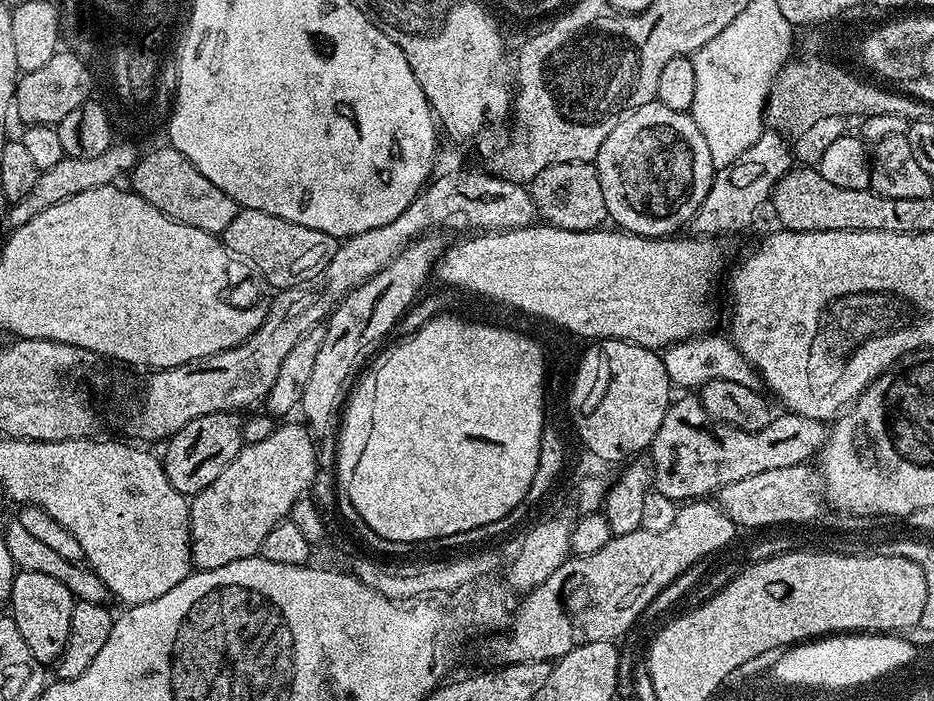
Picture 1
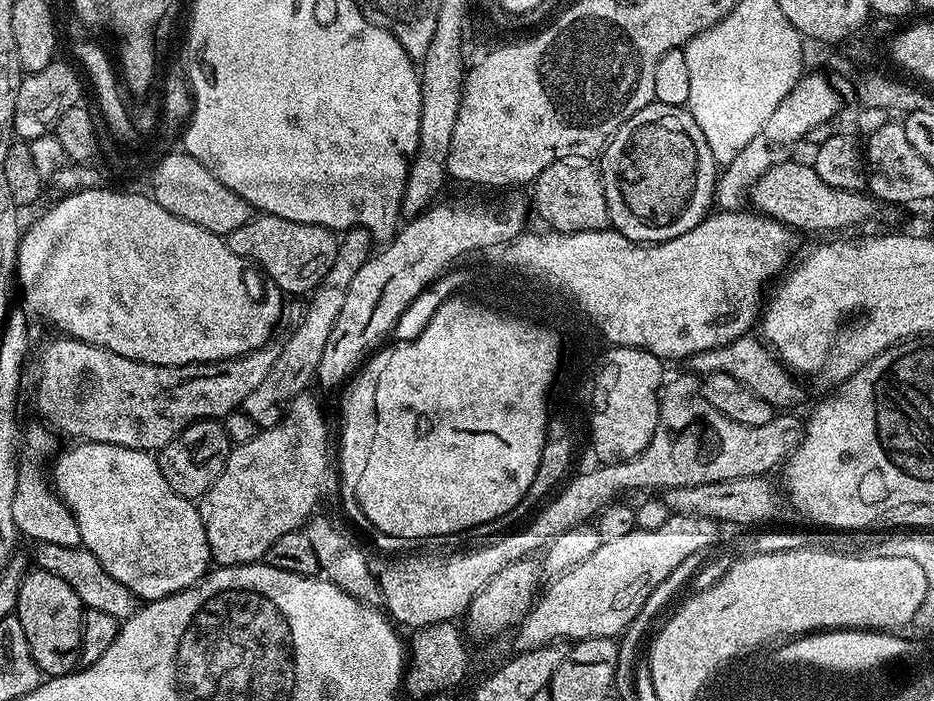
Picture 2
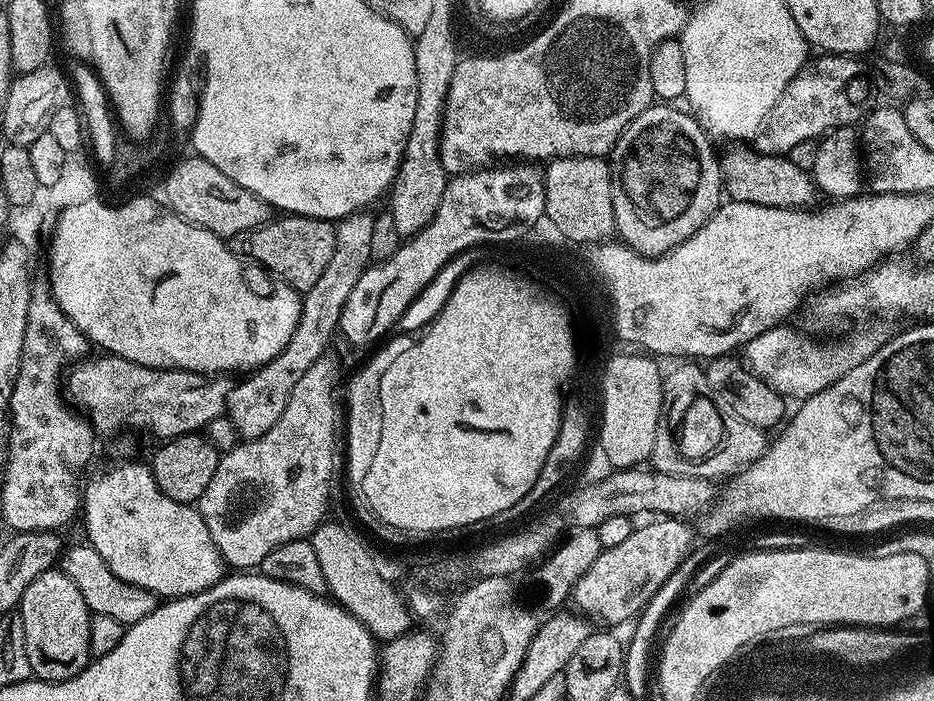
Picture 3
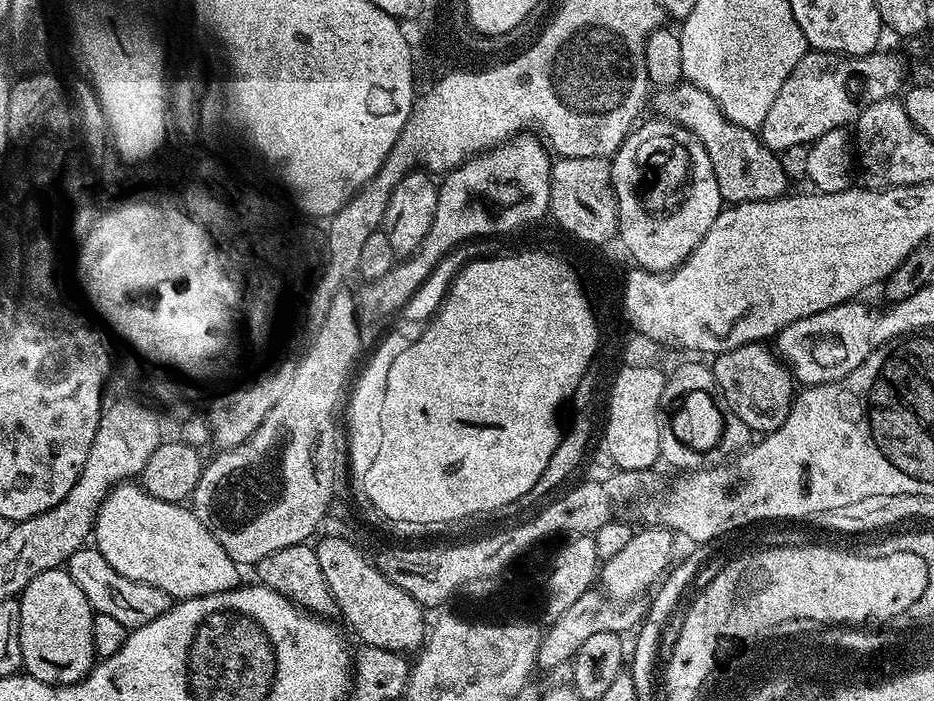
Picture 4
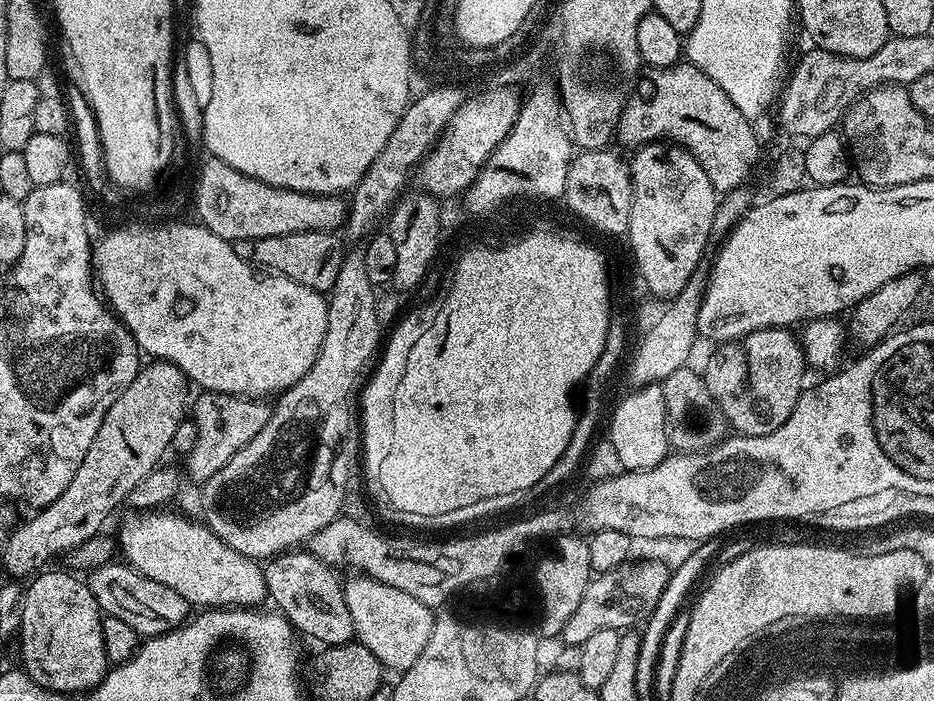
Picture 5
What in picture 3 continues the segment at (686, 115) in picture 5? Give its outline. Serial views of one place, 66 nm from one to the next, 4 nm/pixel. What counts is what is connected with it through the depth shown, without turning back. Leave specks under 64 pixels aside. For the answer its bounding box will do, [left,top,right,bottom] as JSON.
[719,146,818,208]

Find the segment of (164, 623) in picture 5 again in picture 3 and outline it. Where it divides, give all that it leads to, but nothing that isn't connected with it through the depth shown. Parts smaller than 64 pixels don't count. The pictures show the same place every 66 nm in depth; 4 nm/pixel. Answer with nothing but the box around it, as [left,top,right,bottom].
[58,542,158,626]

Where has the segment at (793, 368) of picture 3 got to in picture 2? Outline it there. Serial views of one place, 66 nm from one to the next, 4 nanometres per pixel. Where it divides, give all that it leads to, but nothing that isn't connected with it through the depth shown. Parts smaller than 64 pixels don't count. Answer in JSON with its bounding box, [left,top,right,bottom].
[690,334,805,410]

